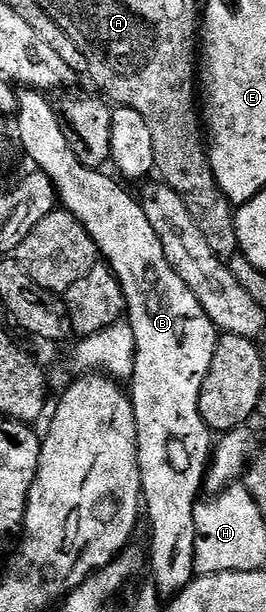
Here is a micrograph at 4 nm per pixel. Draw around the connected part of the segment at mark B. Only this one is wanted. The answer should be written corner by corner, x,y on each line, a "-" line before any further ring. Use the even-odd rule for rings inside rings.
23,88
18,91
16,104
18,106
17,119
19,118
19,142
23,145
24,152
36,162
34,165
51,178
62,209
68,210
72,216
86,228
89,236
94,240
100,255
102,255
107,265
110,266
112,272
117,276
117,280
123,289
123,295
127,301
125,318
126,321
131,324
133,336
136,338
135,367
129,379
129,397
131,407
135,413
135,423
137,424
137,452
139,453
139,462
199,462
199,466
208,464
209,457
213,452
213,431
208,428
205,420
201,416
201,412
199,411
199,396
201,394
201,384
205,384
205,376
209,372
209,364
213,362
213,352
221,337
220,331
215,329
215,326
209,320
209,316
205,316
205,308
199,303
197,296
193,296
193,292
187,287
185,280
181,280
181,276
177,276
177,272
171,266
171,261
165,256
165,248
161,248
161,240
157,240
157,232
153,232
153,224
149,224
149,216
145,216
140,199
136,197
136,195
134,198
125,187
118,186
118,184
107,175
107,172
104,172
102,169
90,170
82,166
81,162
74,156
72,149
69,148
69,141
65,138
65,131
63,130
60,115
57,113
56,107
54,105
51,107
51,102
47,98
50,97
41,90

